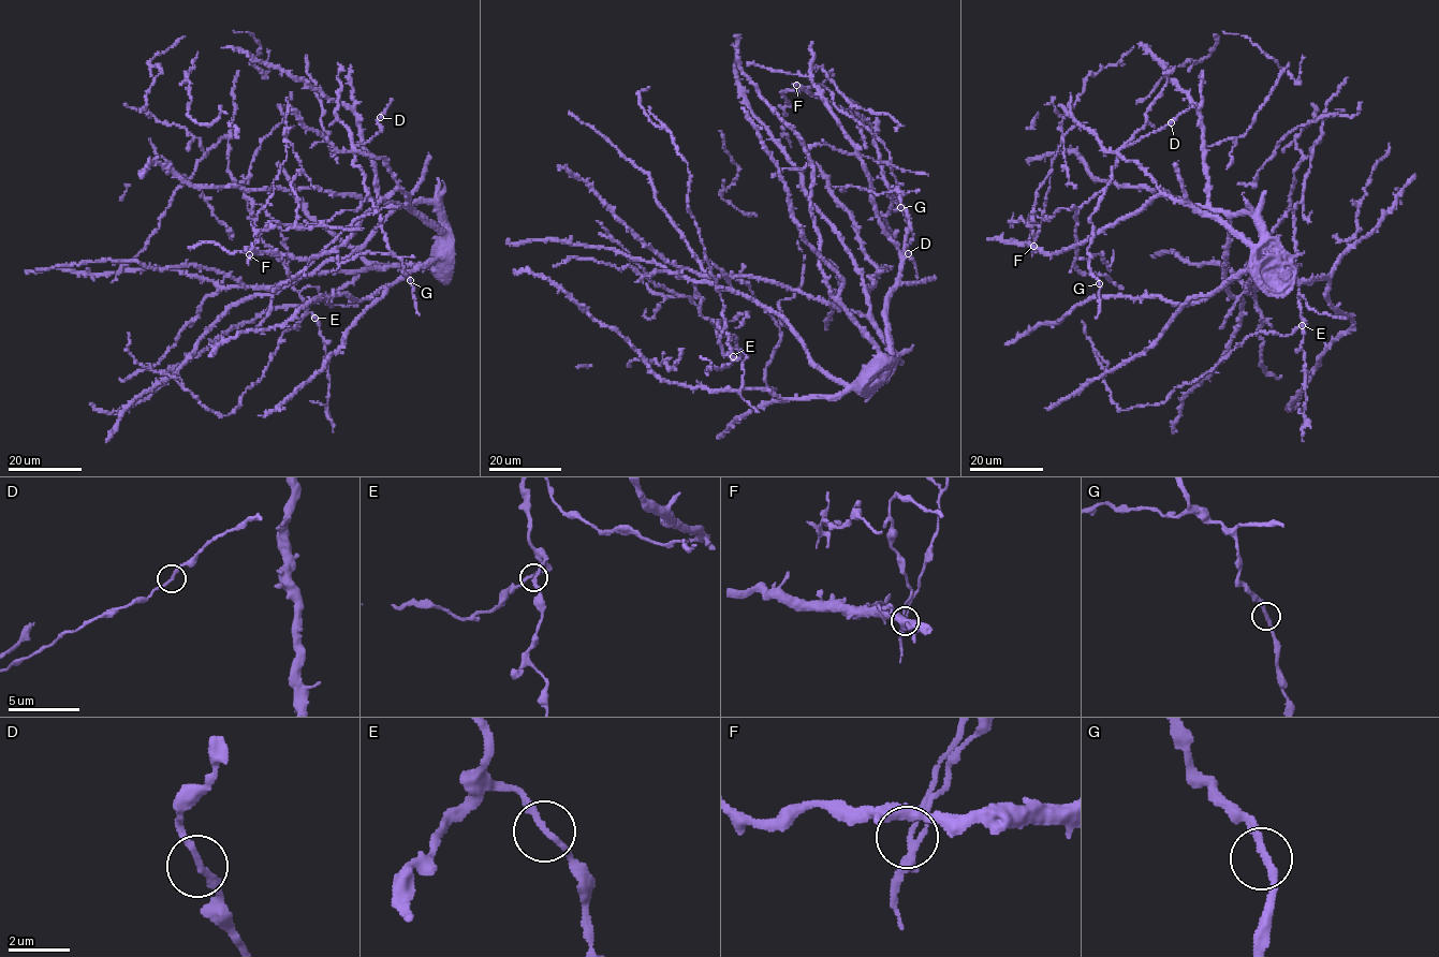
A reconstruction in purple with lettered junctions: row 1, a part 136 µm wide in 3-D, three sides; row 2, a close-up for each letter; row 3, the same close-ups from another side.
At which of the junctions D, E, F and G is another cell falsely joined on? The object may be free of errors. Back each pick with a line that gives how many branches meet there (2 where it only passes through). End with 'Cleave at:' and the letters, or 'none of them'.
F: branches 2
Cleave at: F

